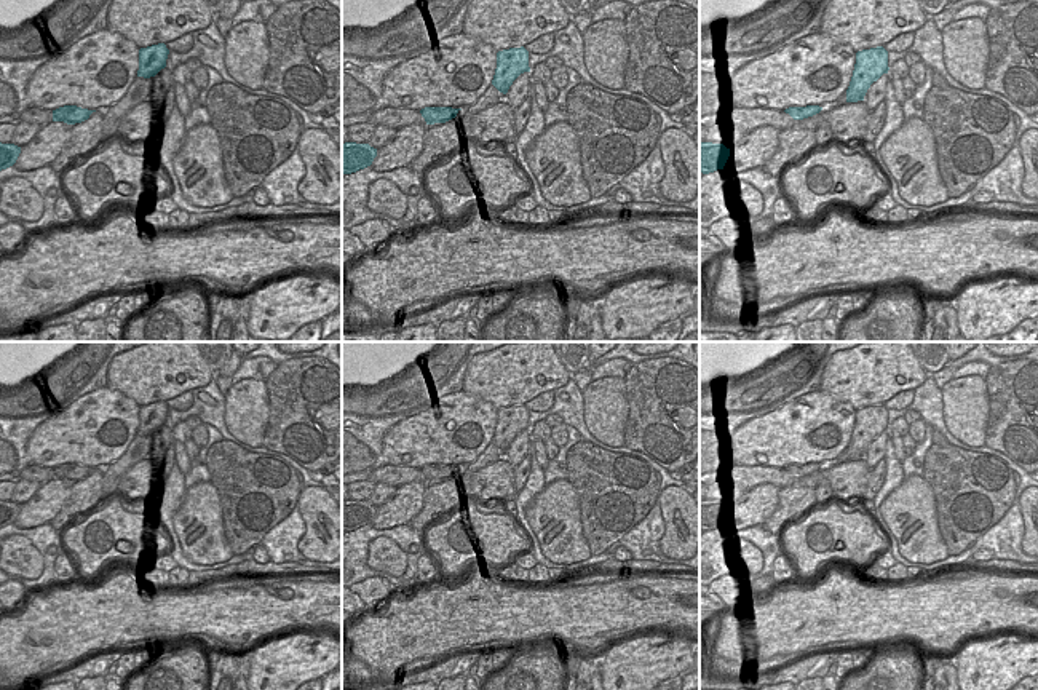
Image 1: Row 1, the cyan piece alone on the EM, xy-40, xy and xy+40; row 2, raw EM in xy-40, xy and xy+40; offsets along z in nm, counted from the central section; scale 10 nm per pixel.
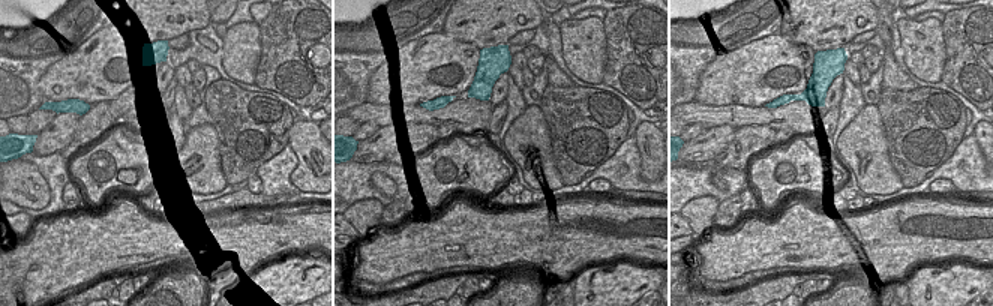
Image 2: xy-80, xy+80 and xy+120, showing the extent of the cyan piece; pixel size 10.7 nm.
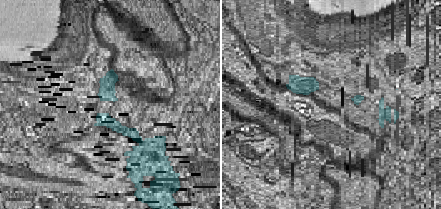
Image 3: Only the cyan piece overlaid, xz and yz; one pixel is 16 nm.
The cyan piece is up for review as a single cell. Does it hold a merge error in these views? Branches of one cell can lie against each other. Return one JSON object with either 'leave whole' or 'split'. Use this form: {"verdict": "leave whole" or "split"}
{"verdict": "split"}

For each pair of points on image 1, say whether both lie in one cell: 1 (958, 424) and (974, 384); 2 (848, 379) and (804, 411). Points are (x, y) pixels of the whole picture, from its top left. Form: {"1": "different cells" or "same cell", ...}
{"1": "same cell", "2": "different cells"}

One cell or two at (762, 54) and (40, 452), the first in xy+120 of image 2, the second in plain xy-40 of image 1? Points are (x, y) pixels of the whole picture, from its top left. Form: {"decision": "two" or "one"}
{"decision": "one"}

